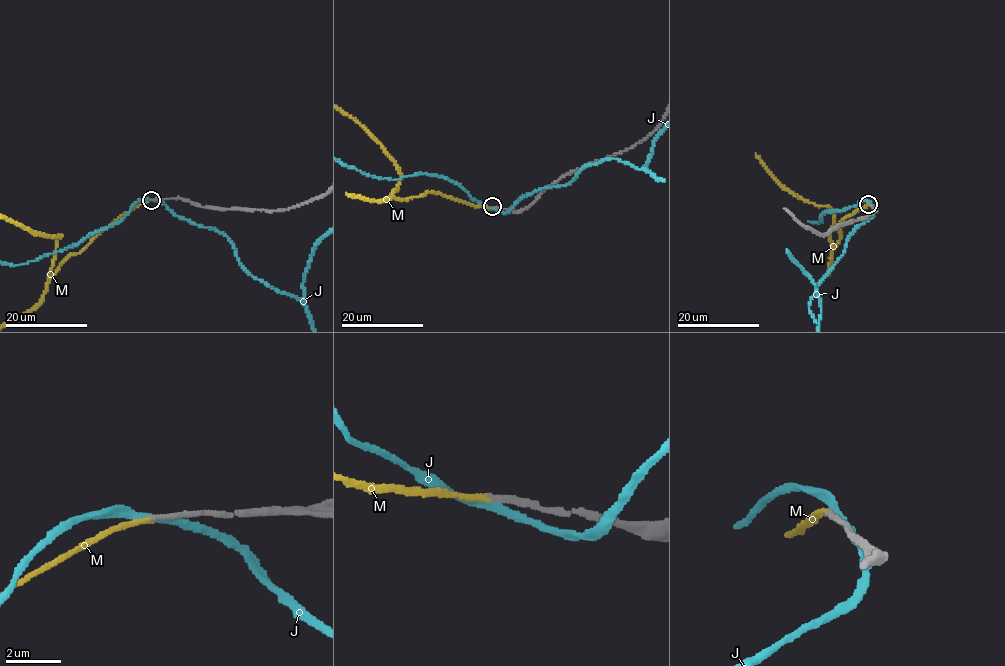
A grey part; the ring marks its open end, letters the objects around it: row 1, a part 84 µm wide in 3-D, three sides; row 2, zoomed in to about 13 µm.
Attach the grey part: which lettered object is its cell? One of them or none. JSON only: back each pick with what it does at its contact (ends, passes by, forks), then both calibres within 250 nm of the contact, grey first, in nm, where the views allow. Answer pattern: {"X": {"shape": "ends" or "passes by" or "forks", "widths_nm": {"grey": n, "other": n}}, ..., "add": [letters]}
{"M": {"shape": "ends", "widths_nm": {"grey": 220, "other": 170}}, "add": ["M"]}

